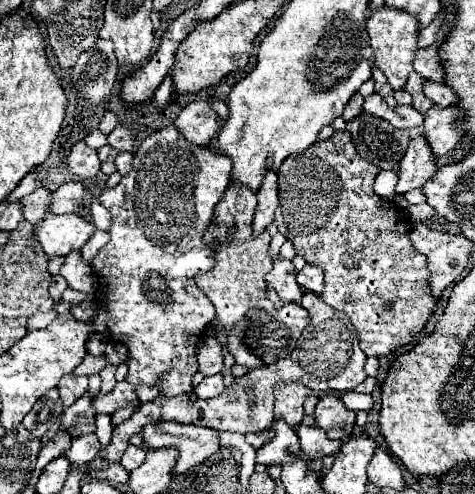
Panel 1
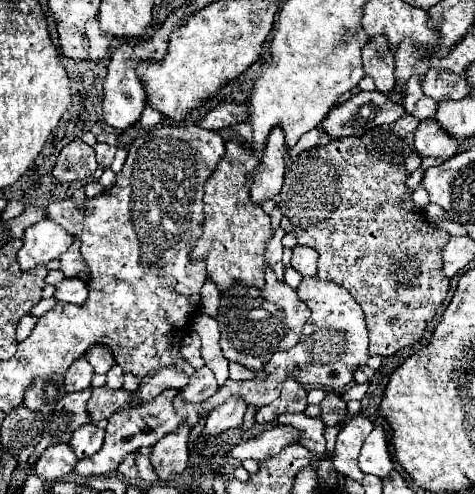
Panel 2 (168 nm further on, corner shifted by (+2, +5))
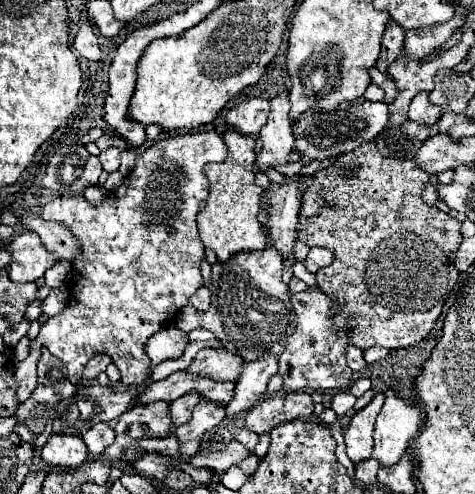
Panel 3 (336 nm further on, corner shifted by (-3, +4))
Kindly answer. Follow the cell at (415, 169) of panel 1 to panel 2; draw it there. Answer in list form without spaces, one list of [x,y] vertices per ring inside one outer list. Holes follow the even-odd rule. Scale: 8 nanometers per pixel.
[[[426,119],[414,133],[416,153],[422,157],[450,159],[458,151],[458,141],[450,137],[434,119]]]

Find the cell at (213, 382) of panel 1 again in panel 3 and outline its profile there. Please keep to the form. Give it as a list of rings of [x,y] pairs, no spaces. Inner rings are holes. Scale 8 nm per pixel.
[[[191,392],[191,394],[185,394],[183,398],[179,398],[179,400],[171,402],[169,406],[171,406],[171,416],[173,416],[175,426],[185,424],[185,422],[191,418],[193,408],[195,408],[199,402],[203,402],[203,400],[205,400],[205,396],[203,396],[203,394]]]

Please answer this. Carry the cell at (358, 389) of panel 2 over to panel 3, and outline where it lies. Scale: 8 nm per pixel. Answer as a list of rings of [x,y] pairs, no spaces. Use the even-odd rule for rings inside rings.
[[[357,378],[357,380],[353,382],[353,386],[349,388],[349,392],[351,392],[355,398],[363,396],[367,390],[371,390],[371,380],[369,380],[369,378]]]

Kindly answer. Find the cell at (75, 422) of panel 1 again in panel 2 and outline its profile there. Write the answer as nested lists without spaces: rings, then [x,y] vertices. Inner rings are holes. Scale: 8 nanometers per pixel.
[[[96,387],[88,401],[88,413],[92,423],[96,425],[100,419],[110,419],[114,413],[124,411],[128,407],[136,407],[140,401],[134,401],[134,393],[124,389],[108,389]]]

